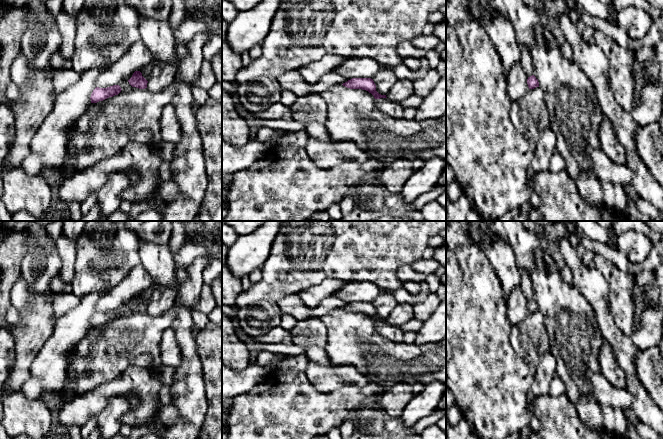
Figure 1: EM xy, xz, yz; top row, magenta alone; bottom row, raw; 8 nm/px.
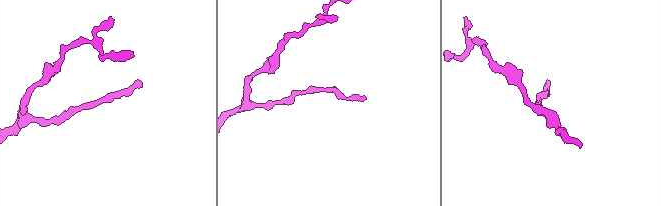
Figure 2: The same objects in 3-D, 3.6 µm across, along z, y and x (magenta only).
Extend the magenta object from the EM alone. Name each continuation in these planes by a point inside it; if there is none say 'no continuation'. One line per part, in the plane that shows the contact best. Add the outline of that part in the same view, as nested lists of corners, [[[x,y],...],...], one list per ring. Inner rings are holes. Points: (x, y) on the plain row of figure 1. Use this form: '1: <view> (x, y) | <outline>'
no continuation

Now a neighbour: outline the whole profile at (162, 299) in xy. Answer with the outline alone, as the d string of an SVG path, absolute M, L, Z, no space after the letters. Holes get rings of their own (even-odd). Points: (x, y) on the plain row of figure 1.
M158 287L152 294L147 307L147 313L151 316L160 316L169 310L175 300L176 289Z

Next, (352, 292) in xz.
M348 282L339 292L334 294L346 304L352 302L373 302L382 290L372 283Z

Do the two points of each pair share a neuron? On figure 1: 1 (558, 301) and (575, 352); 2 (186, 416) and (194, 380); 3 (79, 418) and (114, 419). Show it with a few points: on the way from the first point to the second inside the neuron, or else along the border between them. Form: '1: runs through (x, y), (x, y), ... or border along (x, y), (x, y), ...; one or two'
1: runs through (572, 310), (576, 314), (576, 338); one
2: runs through (189, 407), (189, 389); one
3: border along (111, 398), (97, 417); two

